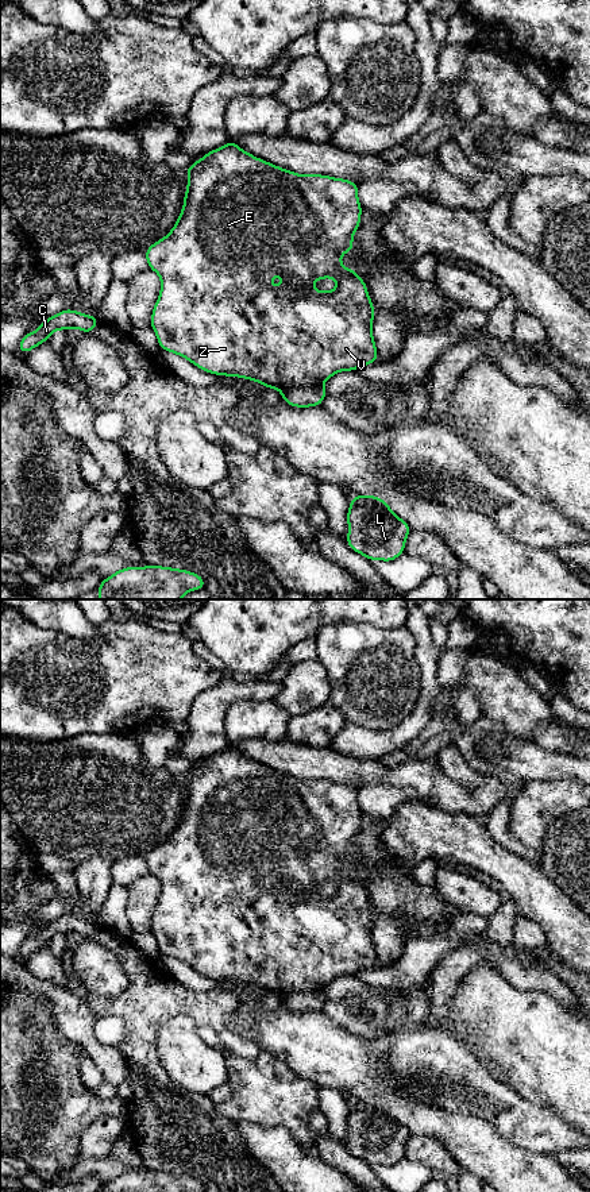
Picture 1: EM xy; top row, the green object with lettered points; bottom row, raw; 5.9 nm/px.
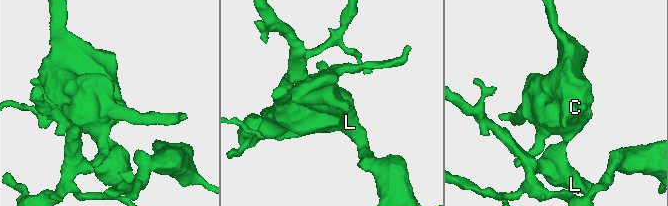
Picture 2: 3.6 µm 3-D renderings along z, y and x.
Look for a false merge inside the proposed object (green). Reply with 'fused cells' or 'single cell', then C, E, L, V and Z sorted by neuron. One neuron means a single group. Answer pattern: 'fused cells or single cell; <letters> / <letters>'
fused cells; C L / E V Z

